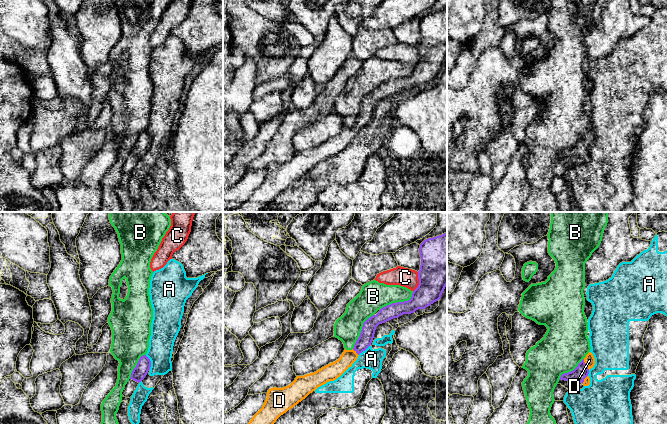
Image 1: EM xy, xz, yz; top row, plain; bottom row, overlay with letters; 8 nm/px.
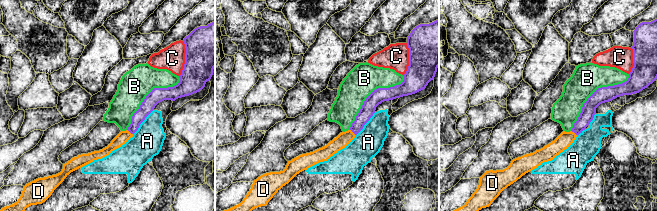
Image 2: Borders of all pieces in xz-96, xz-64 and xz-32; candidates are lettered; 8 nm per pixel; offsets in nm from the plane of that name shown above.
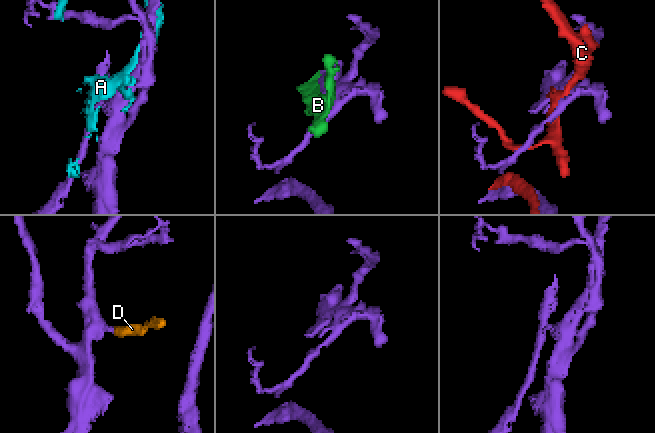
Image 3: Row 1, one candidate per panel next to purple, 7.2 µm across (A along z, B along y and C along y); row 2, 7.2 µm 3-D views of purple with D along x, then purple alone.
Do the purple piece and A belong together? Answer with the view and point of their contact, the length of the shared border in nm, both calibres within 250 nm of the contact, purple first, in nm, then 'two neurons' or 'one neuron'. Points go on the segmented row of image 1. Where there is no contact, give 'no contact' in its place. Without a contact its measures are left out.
xy (150, 362) | 130 nm | 110/200 nm | two neurons

